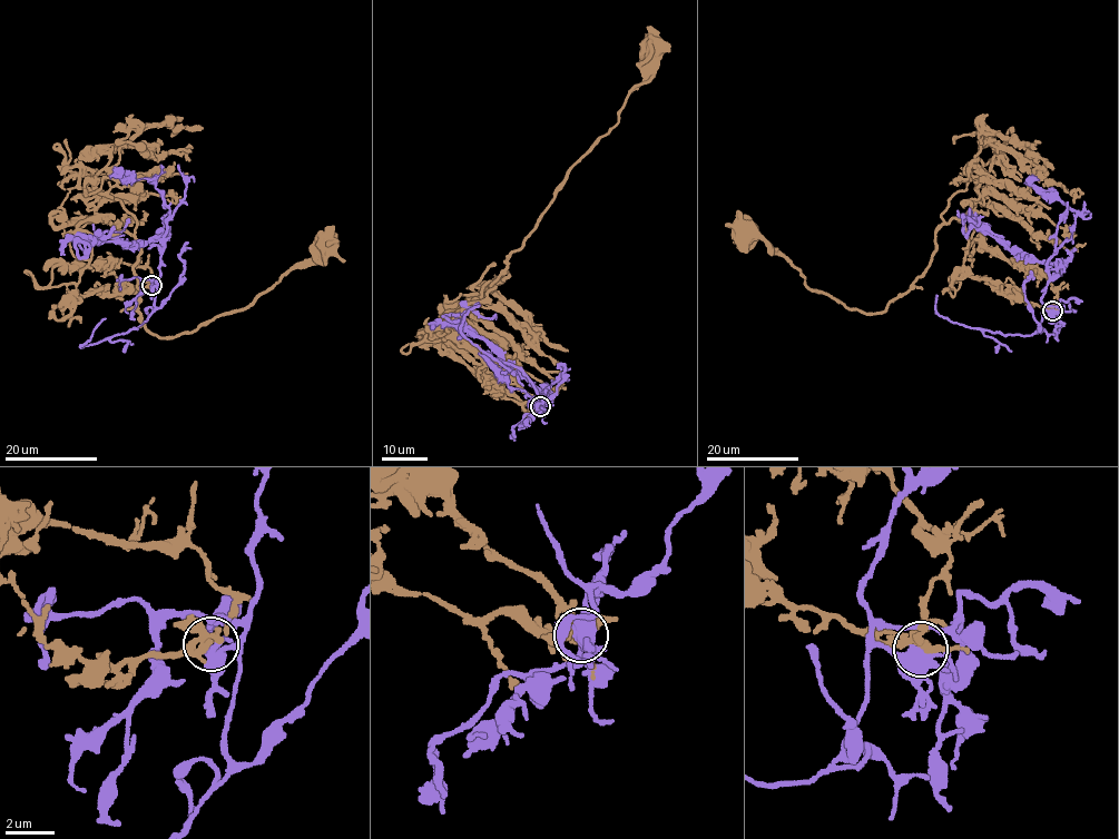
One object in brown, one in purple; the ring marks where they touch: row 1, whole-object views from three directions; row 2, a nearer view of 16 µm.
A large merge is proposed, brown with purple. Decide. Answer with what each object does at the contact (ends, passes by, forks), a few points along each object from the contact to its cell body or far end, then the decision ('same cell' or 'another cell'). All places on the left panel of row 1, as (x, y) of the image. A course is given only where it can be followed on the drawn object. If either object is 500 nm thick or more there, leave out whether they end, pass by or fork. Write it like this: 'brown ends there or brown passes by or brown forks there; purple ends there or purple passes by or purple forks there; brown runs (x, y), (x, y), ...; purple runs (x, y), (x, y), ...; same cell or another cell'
brown forks there; purple forks there; brown runs (151, 285), (76, 294), (94, 240), (129, 232), (140, 246), (143, 325), (169, 339), (238, 312), (324, 245); purple runs (151, 285), (160, 272), (160, 249), (154, 243), (159, 238), (127, 248), (95, 238), (121, 230), (129, 218); same cell

